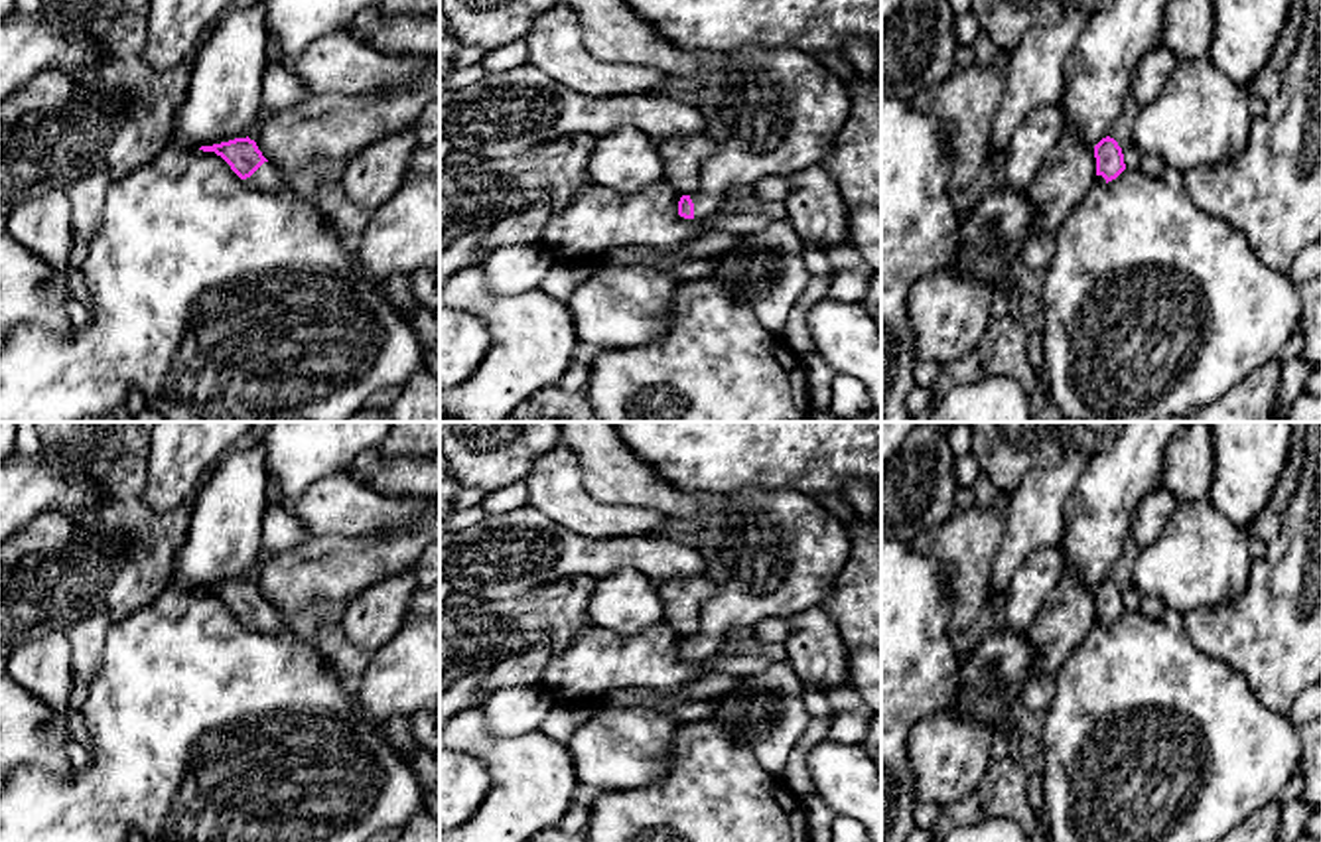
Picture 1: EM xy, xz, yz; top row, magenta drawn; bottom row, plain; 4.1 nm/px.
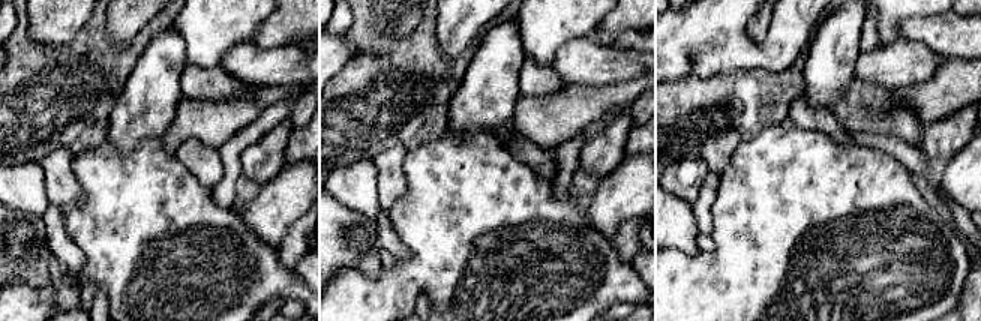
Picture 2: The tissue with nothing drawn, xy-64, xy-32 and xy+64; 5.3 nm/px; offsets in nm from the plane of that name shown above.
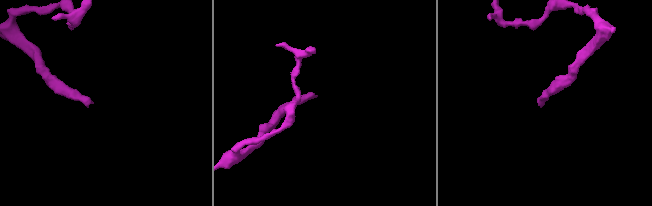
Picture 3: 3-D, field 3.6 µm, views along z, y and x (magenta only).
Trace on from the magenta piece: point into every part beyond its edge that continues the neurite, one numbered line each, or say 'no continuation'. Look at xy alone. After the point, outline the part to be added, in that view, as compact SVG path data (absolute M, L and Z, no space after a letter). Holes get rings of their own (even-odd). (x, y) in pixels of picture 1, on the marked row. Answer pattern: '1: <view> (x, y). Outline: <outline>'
1: xy (269, 178). Outline: M264 162L250 177L243 181L262 191L278 191L290 185L284 179L284 172L272 166L270 162Z

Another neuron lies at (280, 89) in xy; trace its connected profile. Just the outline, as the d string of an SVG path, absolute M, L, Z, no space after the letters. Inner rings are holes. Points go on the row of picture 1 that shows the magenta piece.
M272 61L262 77L262 108L268 112L288 110L310 97L302 79L278 61Z

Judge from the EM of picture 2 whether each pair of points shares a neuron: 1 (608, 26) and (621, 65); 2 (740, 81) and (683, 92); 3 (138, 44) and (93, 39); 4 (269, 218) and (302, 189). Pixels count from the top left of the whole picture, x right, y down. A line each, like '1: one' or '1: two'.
1: two
2: one
3: one
4: one

